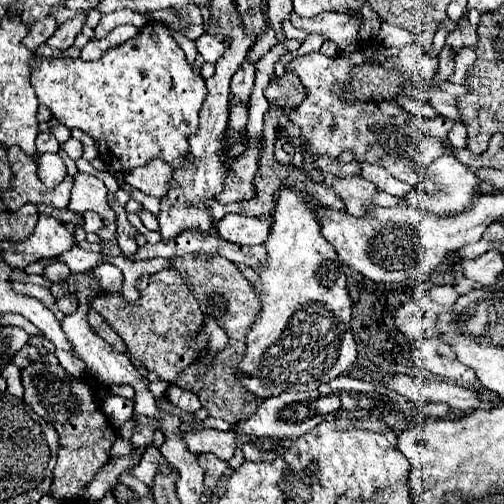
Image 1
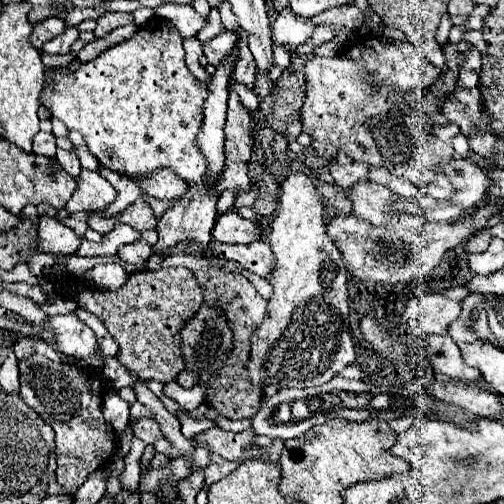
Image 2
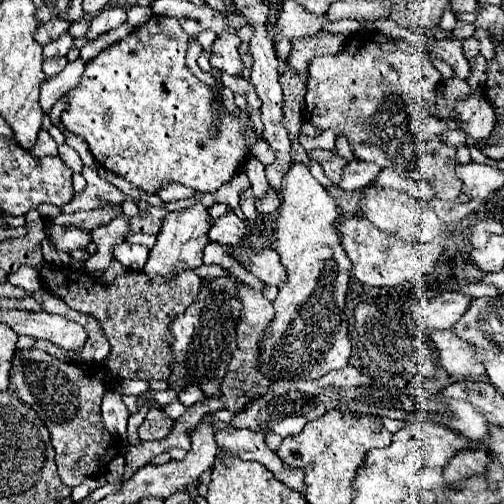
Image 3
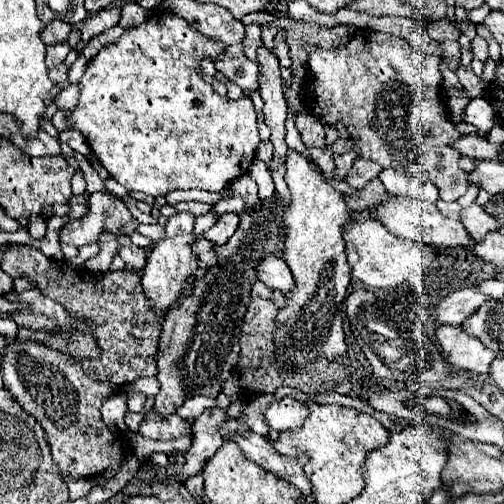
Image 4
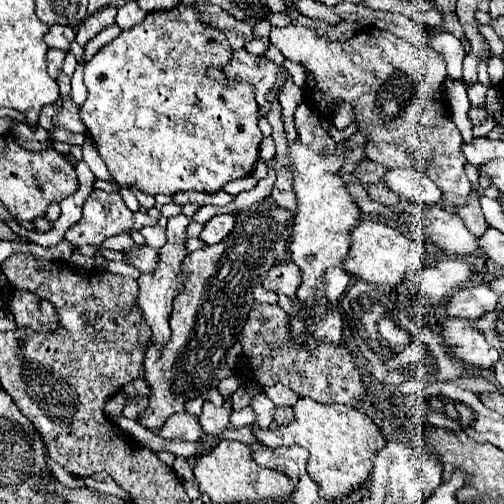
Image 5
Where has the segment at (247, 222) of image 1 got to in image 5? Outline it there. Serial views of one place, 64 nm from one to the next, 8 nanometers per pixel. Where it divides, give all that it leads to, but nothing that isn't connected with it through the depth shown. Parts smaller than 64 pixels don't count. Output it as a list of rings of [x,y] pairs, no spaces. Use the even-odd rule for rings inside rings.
[[[222,214],[222,216],[214,216],[210,222],[206,222],[200,238],[206,244],[216,244],[220,240],[224,240],[224,236],[228,236],[228,232],[232,232],[236,222],[234,214]]]

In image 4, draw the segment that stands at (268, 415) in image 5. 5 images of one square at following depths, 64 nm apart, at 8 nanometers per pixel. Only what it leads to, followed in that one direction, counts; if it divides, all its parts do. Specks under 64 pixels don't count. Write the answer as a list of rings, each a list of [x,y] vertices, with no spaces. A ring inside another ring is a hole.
[[[256,394],[256,396],[252,396],[248,402],[246,402],[246,406],[244,406],[244,410],[242,410],[242,414],[240,414],[240,422],[242,424],[246,424],[252,432],[256,432],[256,434],[268,434],[268,424],[264,422],[264,410],[270,406],[274,402],[274,396],[272,394]]]

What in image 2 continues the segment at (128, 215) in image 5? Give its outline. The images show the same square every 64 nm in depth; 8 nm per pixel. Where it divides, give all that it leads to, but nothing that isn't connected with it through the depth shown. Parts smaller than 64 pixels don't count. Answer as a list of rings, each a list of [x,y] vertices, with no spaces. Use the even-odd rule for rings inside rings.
[[[40,216],[38,222],[38,252],[66,256],[74,254],[80,246],[80,238],[72,228],[64,226],[60,220],[50,216]]]

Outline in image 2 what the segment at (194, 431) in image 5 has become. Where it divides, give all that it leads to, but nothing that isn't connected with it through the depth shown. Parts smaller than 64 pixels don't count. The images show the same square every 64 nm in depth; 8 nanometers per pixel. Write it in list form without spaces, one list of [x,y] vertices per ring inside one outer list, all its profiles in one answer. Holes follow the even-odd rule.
[[[140,418],[134,424],[134,434],[144,442],[144,444],[154,444],[158,438],[162,438],[160,426],[154,418]]]

